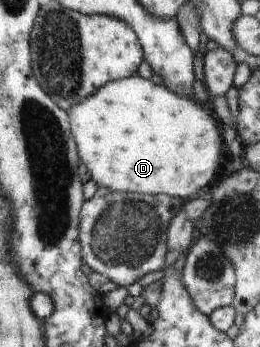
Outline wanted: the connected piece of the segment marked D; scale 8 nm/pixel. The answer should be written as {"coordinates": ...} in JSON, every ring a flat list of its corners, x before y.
{"coordinates":[[139,74,113,80,83,102,76,103,68,115,80,163,85,164,99,188,115,192,165,194,183,200,183,197,191,197,214,181,221,155,221,133,215,119,197,103,191,103,191,98,169,91,164,85,156,85]]}

